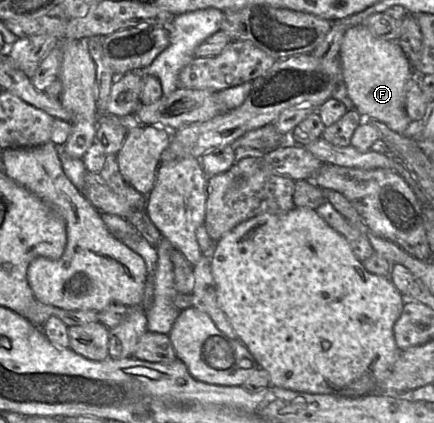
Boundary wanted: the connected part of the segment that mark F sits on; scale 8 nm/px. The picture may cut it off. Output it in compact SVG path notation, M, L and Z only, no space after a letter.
M363 24L349 27L340 47L339 62L342 70L343 83L347 94L356 109L362 116L379 120L385 123L391 130L404 133L412 122L405 111L406 83L411 77L417 77L414 70L403 52L398 41L384 40L376 37Z

